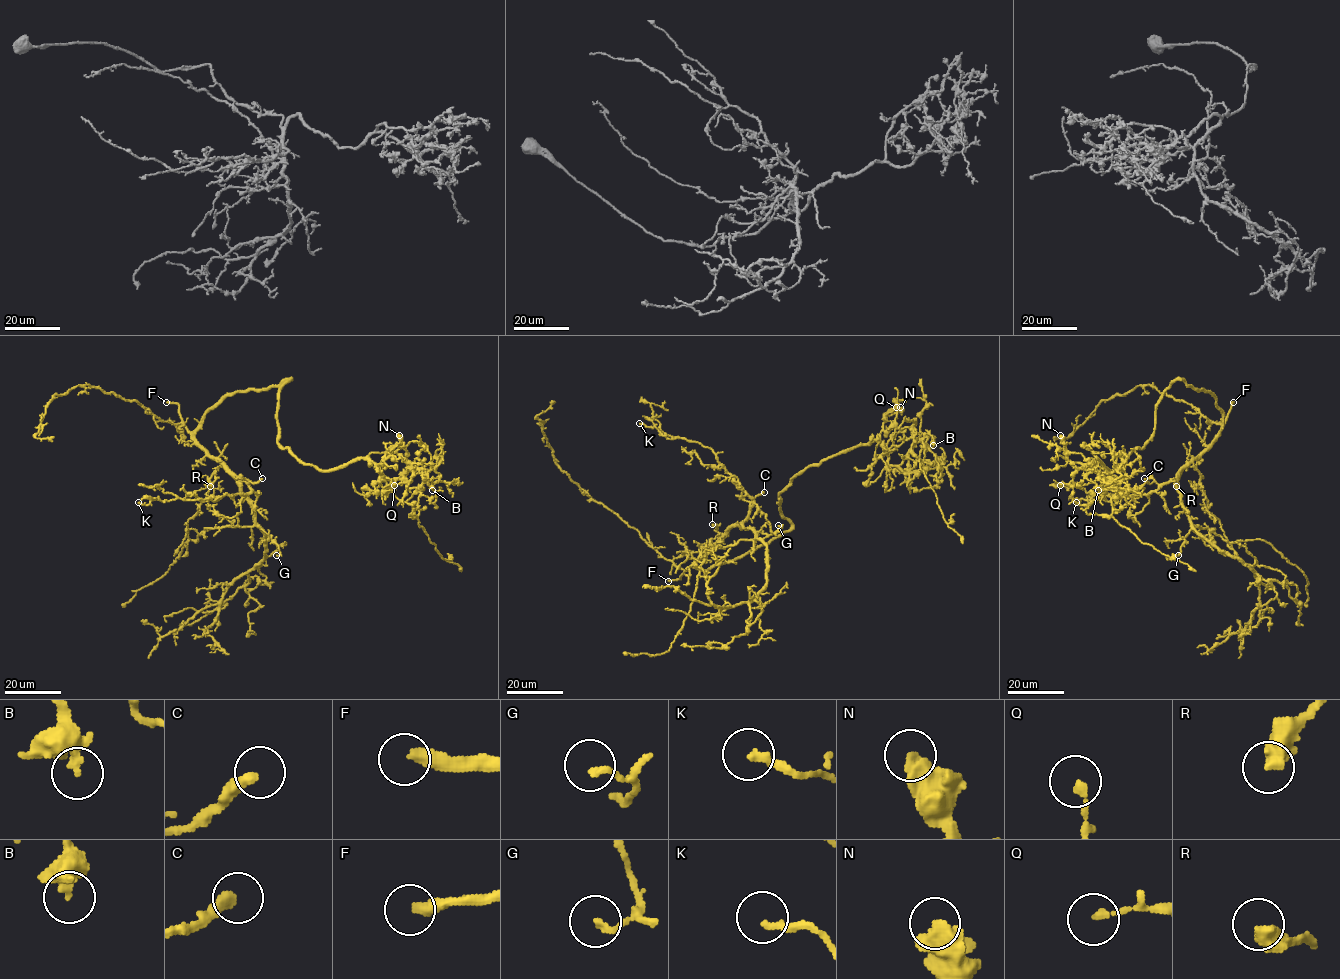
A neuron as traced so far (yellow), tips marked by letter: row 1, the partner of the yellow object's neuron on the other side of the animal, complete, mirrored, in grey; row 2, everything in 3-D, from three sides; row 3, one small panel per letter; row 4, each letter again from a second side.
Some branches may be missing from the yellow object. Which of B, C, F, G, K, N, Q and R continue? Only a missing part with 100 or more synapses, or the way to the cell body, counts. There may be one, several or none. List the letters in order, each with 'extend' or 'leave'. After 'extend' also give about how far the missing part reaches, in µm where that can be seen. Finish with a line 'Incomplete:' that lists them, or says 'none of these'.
B: leave
C: leave
F: extend; missing 100 µm
G: leave
K: leave
N: leave
Q: leave
R: leave
Incomplete: F

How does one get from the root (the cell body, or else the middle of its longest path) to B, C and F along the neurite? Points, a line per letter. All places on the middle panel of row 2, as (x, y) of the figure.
B: (766, 544), (790, 529), (779, 495), (808, 467), (877, 441), (887, 463), (906, 473), (929, 434), (933, 445)
C: (766, 544), (706, 570), (696, 565), (746, 518), (750, 502), (764, 492)
F: (766, 544), (758, 545), (732, 560), (715, 564), (706, 570), (691, 566), (679, 579), (668, 581)

